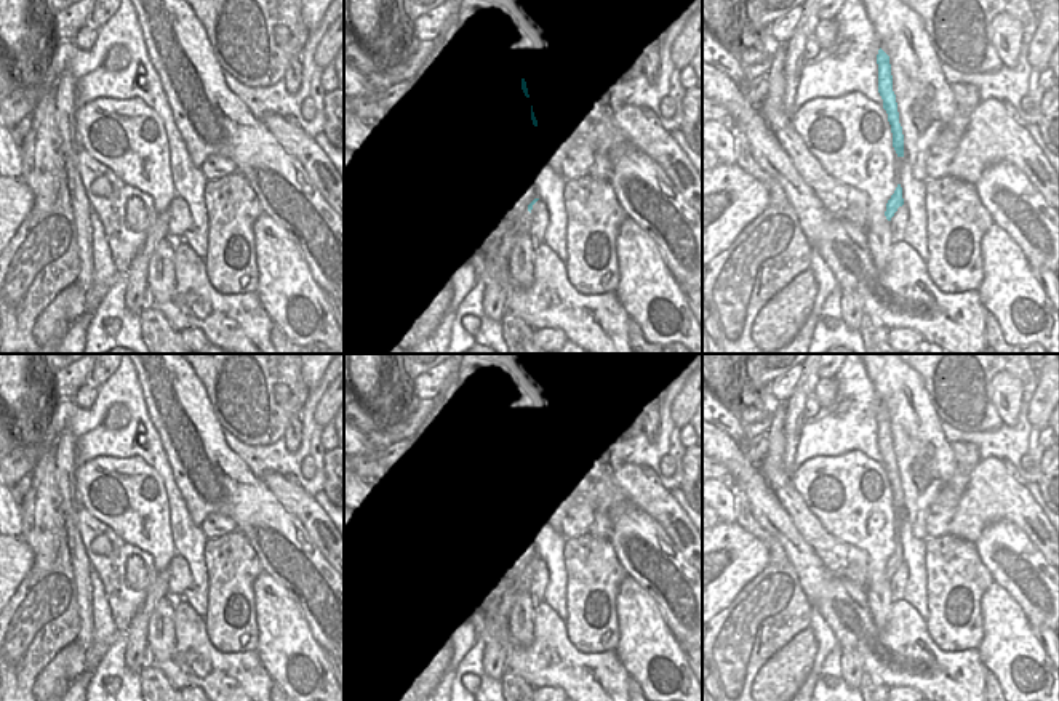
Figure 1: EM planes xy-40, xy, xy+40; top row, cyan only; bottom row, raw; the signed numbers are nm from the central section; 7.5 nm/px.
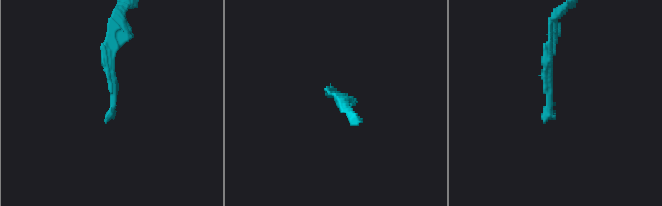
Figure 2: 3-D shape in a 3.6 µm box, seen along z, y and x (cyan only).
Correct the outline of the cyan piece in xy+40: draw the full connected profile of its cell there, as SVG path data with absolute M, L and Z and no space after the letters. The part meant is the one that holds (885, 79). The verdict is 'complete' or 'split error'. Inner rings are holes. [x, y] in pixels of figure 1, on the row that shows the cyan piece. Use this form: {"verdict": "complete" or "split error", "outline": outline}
{"verdict": "complete", "outline": "M881 48L878 50L877 54L877 64L878 64L878 93L883 99L883 109L886 110L888 122L891 125L893 147L897 157L904 157L904 134L902 126L899 123L896 94L893 91L889 56Z"}

